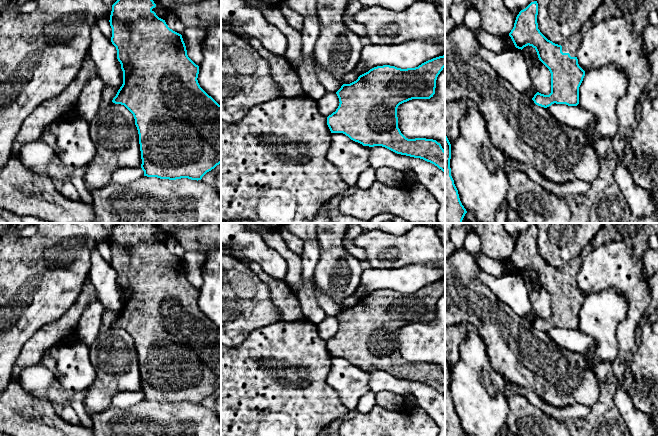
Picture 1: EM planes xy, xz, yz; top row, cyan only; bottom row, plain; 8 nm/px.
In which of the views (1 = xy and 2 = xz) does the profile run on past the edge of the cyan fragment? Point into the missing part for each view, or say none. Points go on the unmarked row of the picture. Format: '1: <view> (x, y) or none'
1: none
2: none

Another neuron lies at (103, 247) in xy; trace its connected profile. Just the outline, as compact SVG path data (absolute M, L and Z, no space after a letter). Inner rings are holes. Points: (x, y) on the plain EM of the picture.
M101 241L96 244L96 249L101 254L102 258L111 264L112 261L112 252L110 250L110 246L107 242Z

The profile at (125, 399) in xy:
M123 391L115 394L112 398L112 406L127 409L138 404L142 400L144 400L142 392Z

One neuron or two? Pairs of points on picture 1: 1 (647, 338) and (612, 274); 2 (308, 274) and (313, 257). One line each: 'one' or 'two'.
1: two
2: one

